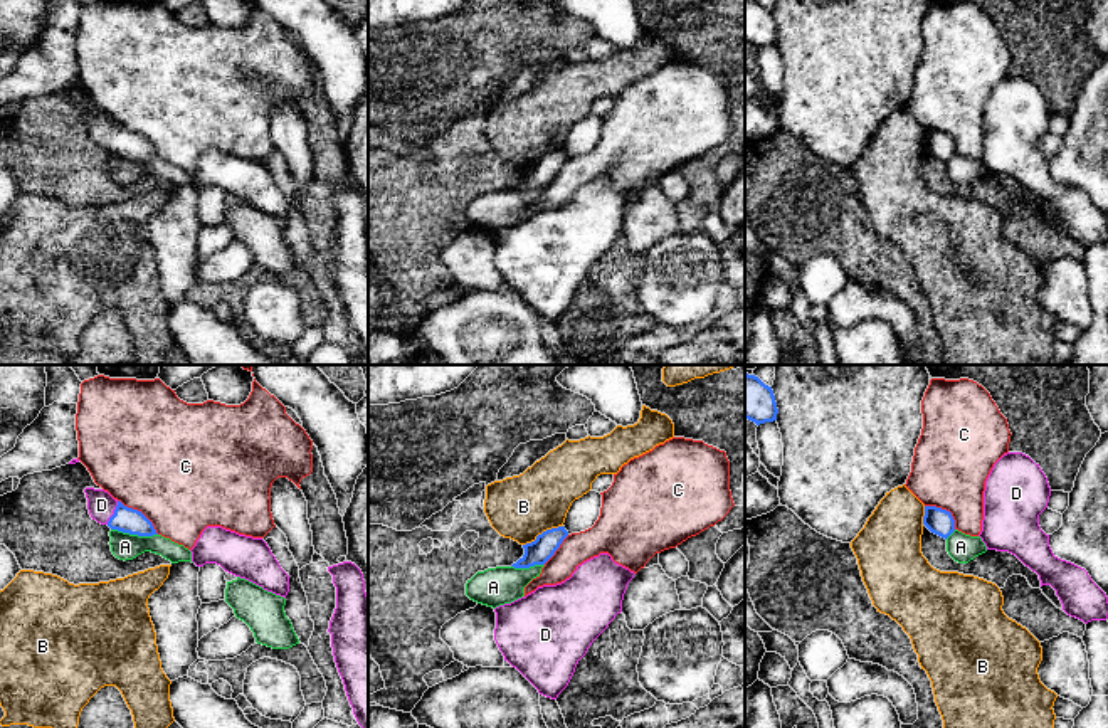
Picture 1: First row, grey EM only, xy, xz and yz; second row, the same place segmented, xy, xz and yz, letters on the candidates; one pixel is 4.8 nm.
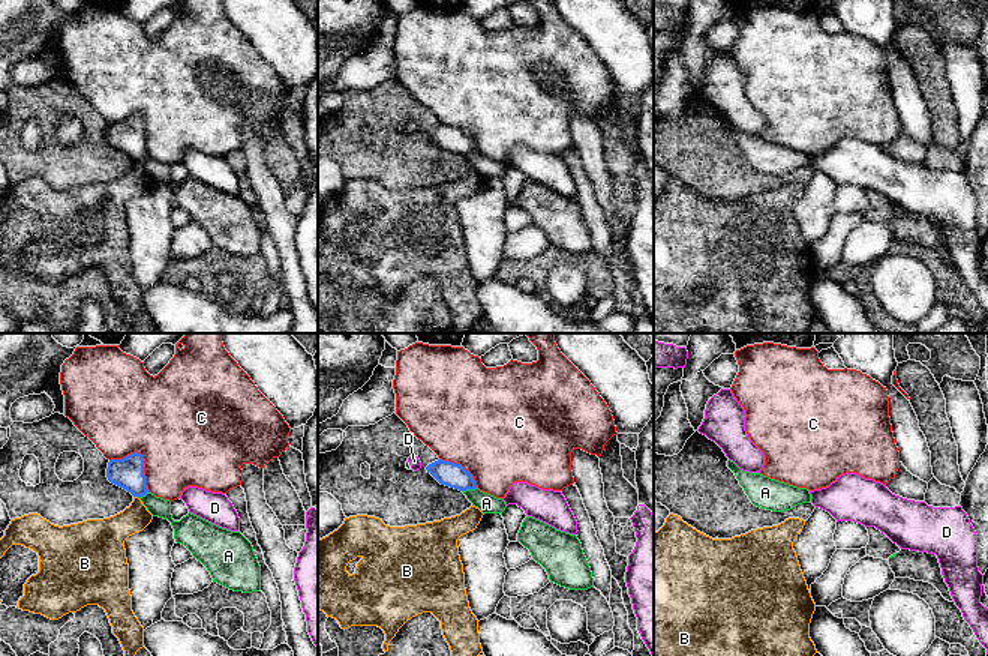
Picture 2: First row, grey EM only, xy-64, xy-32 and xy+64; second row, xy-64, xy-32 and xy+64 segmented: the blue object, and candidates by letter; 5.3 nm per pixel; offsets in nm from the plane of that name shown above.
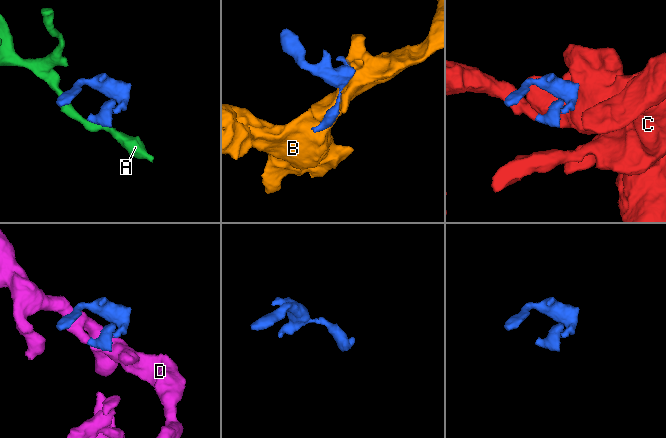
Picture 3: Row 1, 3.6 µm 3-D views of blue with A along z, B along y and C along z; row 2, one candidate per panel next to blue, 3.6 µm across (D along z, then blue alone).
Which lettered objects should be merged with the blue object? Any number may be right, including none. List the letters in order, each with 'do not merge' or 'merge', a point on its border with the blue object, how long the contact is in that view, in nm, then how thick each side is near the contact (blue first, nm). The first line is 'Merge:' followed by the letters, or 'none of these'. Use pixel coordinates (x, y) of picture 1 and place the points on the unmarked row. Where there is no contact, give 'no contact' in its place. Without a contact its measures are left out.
Merge: D
A: do not merge | xy (135, 157) | 220 nm | 120/130 nm
B: do not merge | xz (543, 155) | 220 nm | 120/300 nm
C: do not merge | xy (140, 135) | 260 nm | 120/500 nm
D: merge | xy (115, 137) | 130 nm | 120/140 nm

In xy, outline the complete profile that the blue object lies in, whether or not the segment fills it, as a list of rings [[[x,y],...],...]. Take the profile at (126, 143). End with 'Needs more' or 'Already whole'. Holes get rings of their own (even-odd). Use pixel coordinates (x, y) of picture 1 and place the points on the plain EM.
[[[86,111],[87,133],[92,143],[138,160],[158,158],[153,146],[138,133],[124,129],[104,113]]]. Needs more

